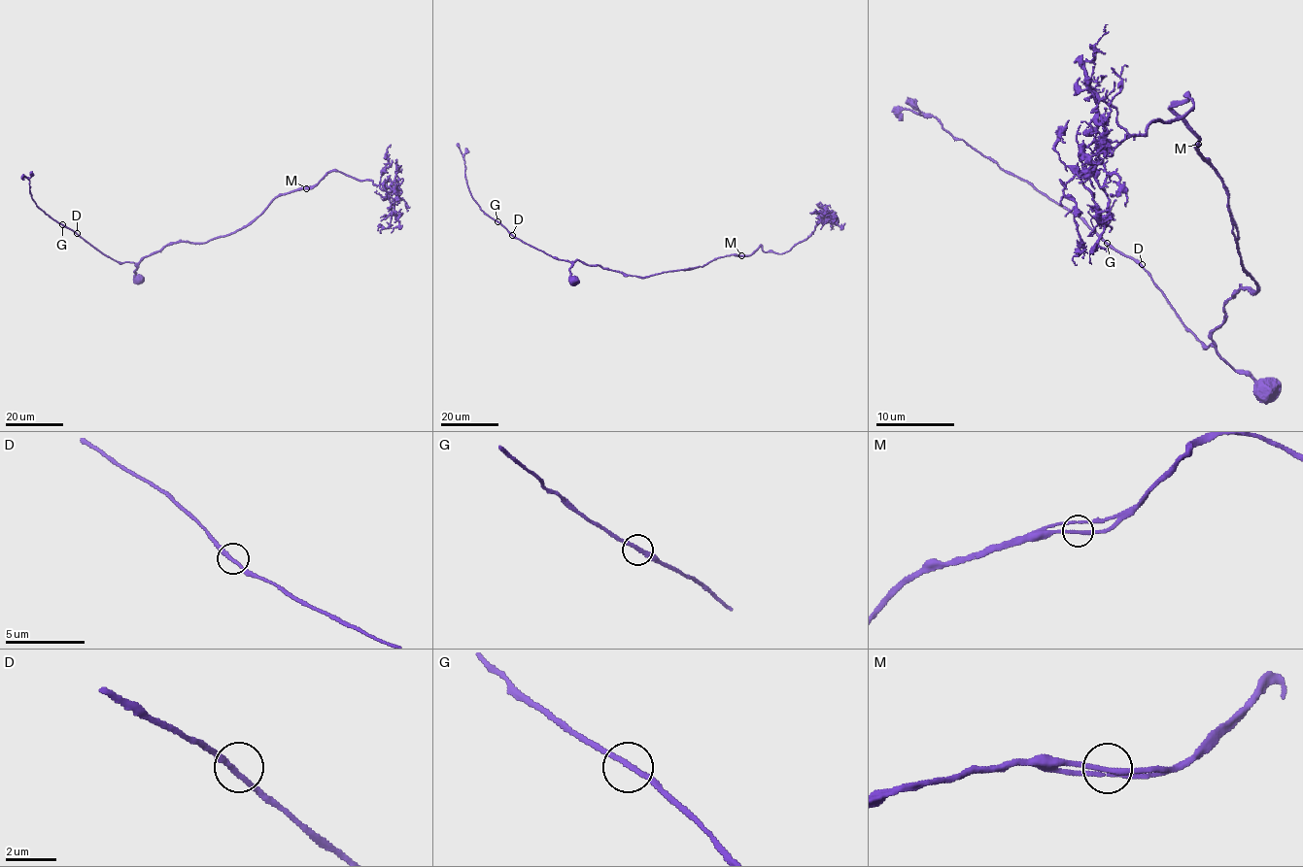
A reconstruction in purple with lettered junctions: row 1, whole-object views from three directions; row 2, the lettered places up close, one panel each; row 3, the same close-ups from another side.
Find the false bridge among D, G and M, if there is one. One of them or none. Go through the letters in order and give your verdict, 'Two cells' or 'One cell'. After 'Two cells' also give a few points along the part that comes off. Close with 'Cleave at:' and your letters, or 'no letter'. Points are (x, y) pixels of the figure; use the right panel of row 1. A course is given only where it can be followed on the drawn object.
D: One cell
G: One cell
M: One cell
Cleave at: no letter

